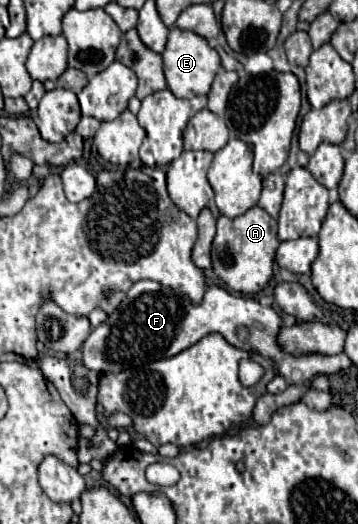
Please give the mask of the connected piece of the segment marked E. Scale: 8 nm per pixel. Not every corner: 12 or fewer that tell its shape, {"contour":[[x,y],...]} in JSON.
{"contour":[[170,29],[162,51],[168,89],[206,95],[220,57],[206,39]]}

